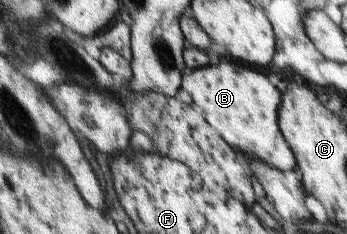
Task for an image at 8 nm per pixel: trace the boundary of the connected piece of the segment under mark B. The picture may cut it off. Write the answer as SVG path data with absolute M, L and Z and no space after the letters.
M239 62L193 68L182 78L177 98L201 110L222 138L237 150L245 165L248 165L250 157L258 157L281 171L296 168L295 152L279 125L282 94L266 73Z

